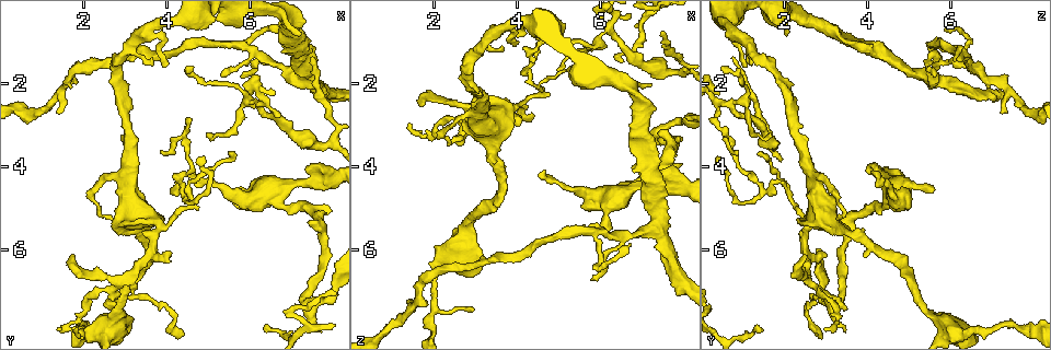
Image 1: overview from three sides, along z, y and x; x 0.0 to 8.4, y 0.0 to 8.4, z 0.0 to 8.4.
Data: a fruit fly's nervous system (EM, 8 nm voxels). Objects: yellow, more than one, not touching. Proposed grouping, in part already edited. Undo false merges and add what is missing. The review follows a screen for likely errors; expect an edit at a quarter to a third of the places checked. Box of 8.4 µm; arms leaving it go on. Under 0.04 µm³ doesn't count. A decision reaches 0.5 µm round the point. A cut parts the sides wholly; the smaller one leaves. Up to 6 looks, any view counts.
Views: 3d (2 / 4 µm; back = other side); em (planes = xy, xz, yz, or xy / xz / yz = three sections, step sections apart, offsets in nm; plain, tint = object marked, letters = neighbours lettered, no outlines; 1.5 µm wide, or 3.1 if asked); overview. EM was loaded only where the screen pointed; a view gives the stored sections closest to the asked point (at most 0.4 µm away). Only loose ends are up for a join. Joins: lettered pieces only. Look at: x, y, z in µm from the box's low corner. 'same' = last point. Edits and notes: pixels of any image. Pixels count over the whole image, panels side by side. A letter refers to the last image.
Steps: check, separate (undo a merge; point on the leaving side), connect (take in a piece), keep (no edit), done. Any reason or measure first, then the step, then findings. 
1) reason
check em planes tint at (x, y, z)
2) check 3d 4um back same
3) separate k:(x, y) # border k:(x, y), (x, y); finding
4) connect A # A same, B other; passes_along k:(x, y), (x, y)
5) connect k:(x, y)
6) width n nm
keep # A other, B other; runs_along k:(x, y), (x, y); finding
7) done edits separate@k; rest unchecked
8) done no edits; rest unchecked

tapers out
check em planes letters at (4.50, 4.10, 4.20)

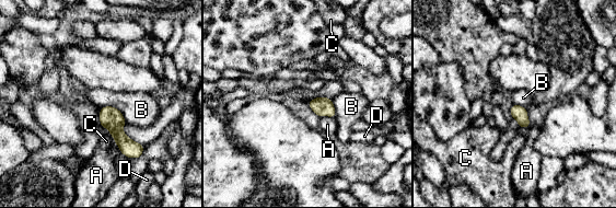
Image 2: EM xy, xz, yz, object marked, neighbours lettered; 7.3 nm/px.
width 110 nm
keep # A other, B other, C other, D other; border 2:(100, 107), (115, 106), (126, 123); none of them fits

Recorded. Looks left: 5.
arms part here
check 3d 2um at (6.25, 2.55, 0.75)

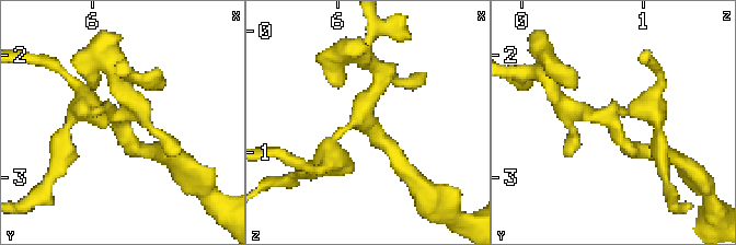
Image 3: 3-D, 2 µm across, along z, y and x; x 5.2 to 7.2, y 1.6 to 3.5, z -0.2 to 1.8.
check em xz step 4 tint at (6.22, 2.58, 0.72)

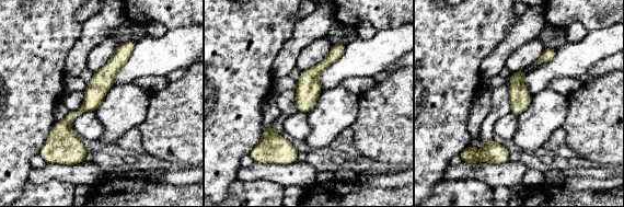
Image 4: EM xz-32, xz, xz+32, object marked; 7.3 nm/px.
check em planes letters same

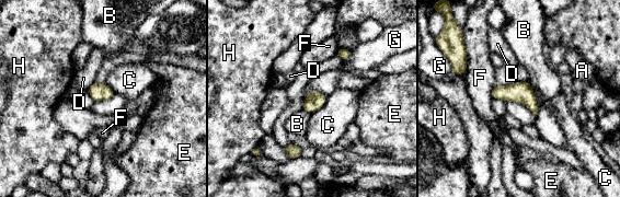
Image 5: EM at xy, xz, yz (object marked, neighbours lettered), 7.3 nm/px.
keep # A other, B other, C other, D other, E other, F other, G other, H other; continuous, no second neuron

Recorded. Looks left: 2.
branch stops here
check em yz step 4 letters at (7.50, 1.40, 0.75)

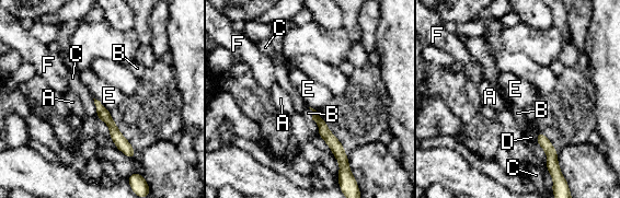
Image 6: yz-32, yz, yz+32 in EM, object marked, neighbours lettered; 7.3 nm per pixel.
another direction
check em planes letters same

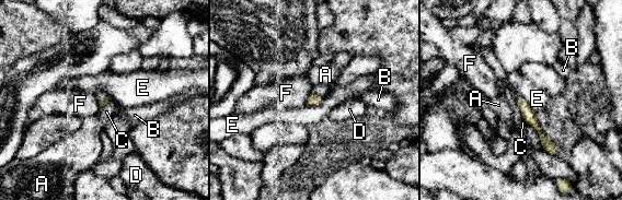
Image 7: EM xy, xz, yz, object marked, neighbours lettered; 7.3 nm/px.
keep # A other, B other, C other, D other, E other, F other; border 7:(515, 98), (526, 122); none of them fits

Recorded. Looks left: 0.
done no edits; rest unchecked

